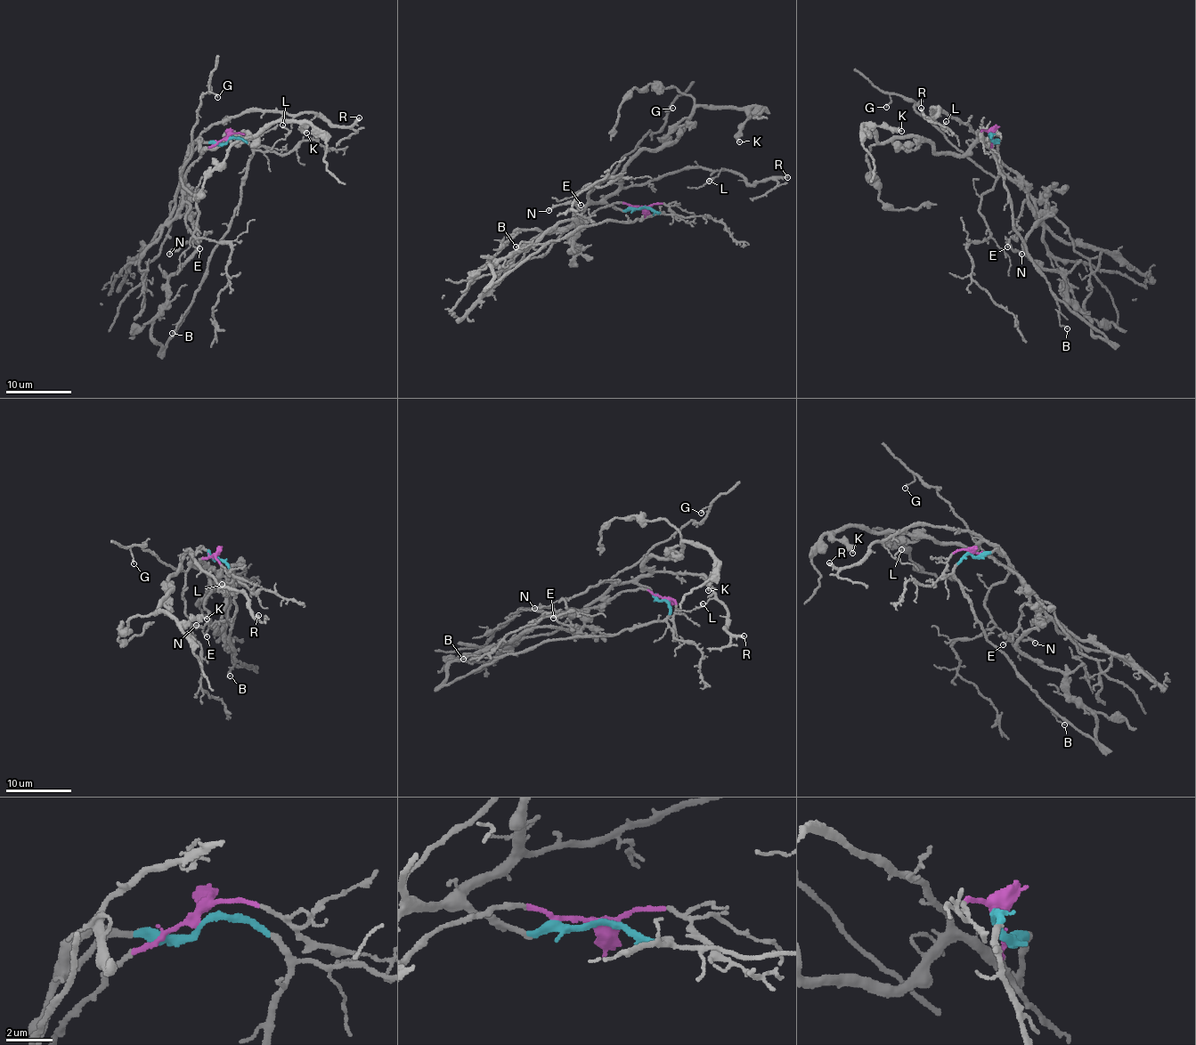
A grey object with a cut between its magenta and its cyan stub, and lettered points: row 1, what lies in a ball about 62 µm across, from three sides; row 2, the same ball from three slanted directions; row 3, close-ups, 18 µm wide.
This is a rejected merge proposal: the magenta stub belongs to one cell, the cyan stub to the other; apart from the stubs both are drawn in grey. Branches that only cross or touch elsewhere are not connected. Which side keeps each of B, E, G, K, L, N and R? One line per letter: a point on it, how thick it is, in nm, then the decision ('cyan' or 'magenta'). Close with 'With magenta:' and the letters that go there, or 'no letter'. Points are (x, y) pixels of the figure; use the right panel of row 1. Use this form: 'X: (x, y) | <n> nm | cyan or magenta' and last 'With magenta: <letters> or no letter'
B: (1067, 328) | 120 nm | cyan
E: (1007, 247) | 110 nm | magenta
G: (886, 107) | 110 nm | cyan
K: (901, 131) | 200 nm | cyan
L: (946, 121) | 140 nm | cyan
N: (1021, 254) | 140 nm | magenta
R: (921, 108) | 280 nm | cyan
With magenta: E, N

